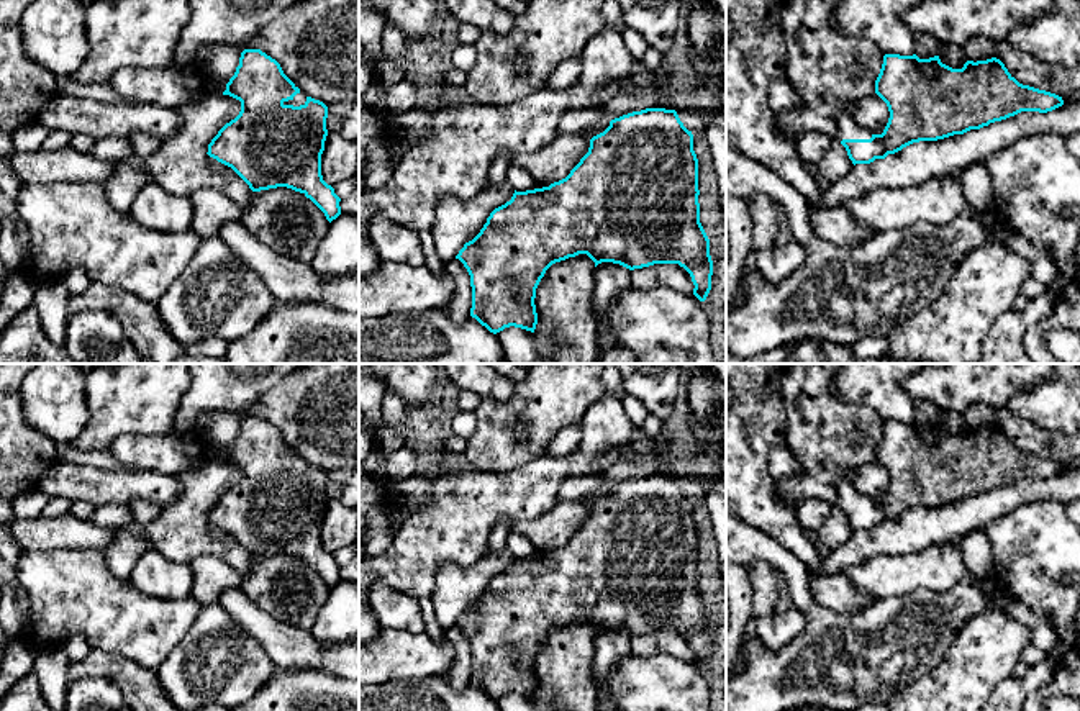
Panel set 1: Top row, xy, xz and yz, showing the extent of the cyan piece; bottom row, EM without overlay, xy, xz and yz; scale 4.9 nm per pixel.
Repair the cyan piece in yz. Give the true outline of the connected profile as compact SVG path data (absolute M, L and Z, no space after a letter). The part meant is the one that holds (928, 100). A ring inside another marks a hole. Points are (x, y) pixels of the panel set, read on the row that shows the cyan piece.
M885 54L875 93L890 111L882 134L852 120L855 103L842 111L836 139L854 165L885 159L913 143L937 141L1021 111L1047 113L1064 105L1055 93L1019 84L996 57L952 69L939 56Z

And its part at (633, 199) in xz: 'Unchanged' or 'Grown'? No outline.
Grown

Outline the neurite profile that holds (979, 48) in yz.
M977 36L965 43L964 54L967 61L977 62L977 61L987 61L987 59L995 57L996 49L995 49L993 41L983 36Z

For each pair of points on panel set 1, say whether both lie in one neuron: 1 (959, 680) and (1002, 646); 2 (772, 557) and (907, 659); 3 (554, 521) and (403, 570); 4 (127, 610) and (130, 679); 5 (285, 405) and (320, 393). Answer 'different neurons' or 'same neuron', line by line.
1: same neuron
2: same neuron
3: different neurons
4: different neurons
5: same neuron

